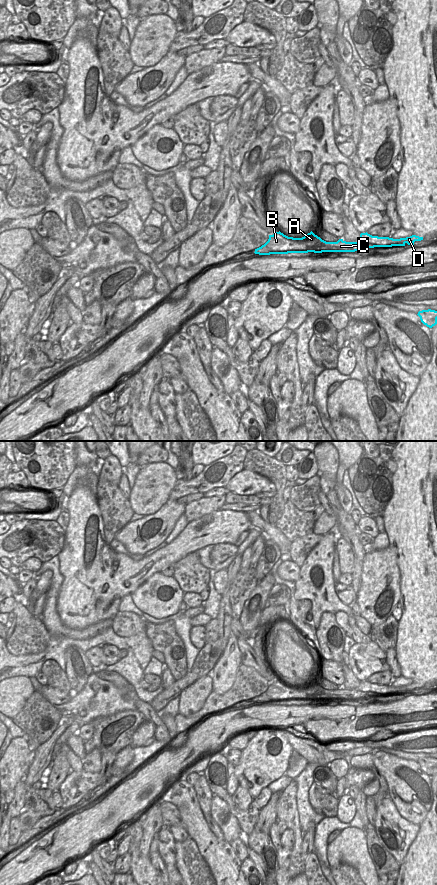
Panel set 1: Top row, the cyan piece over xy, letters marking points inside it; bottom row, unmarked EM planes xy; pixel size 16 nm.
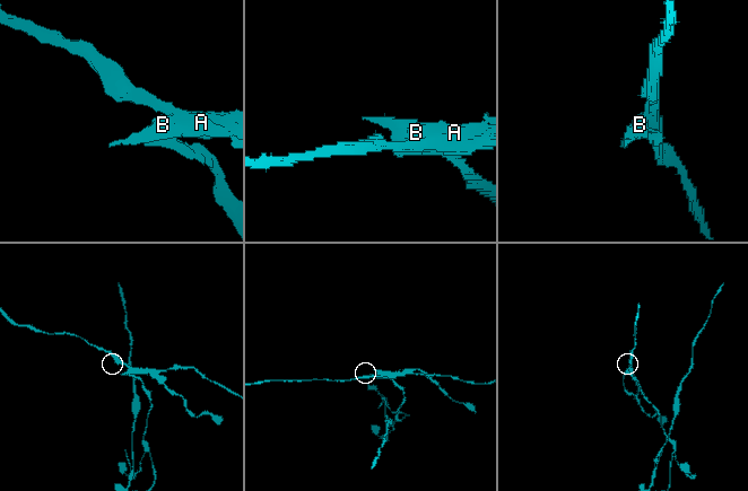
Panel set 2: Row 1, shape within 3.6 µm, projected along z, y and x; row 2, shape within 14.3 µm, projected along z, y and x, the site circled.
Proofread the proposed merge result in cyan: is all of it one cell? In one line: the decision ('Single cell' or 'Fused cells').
Fused cells.

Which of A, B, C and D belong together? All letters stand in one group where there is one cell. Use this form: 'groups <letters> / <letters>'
groups A B C / D

